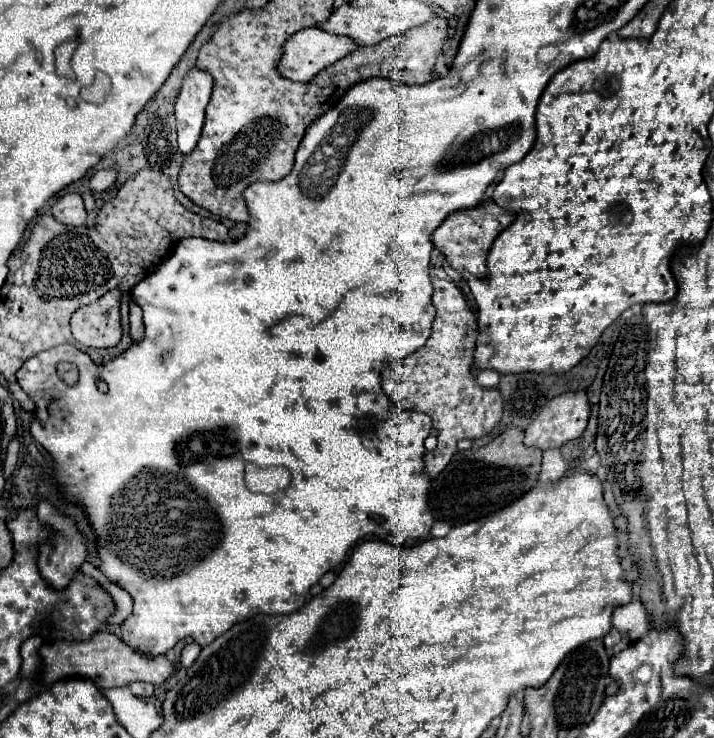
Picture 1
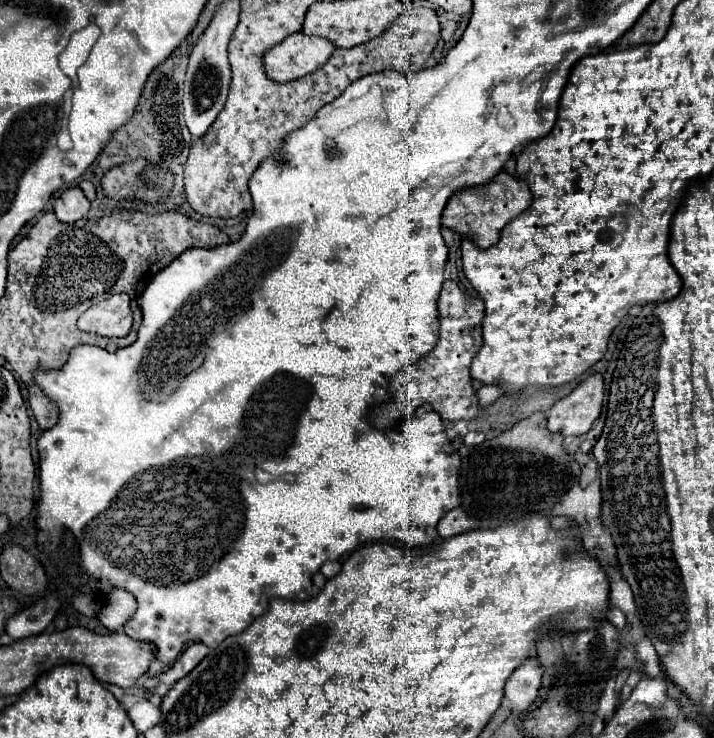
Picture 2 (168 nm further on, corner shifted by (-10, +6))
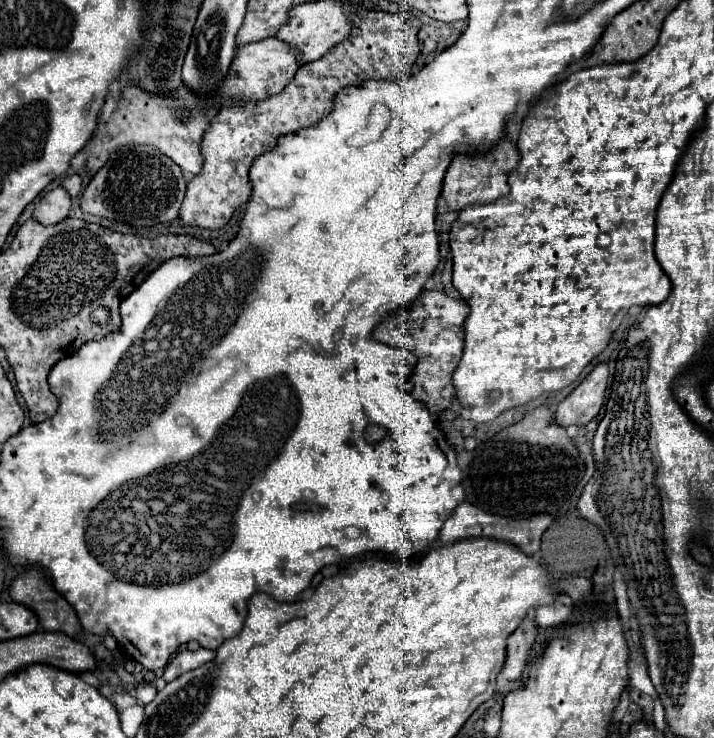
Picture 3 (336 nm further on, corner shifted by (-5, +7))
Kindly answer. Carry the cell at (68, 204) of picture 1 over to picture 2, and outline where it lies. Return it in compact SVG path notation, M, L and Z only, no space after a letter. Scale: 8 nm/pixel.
M67 188L57 200L55 200L55 204L53 204L53 210L55 210L55 214L57 214L57 218L61 220L61 222L75 222L75 220L79 220L79 218L83 218L83 216L87 216L89 214L89 208L91 208L91 204L89 204L89 200L85 198L85 194L83 194L83 190L81 188Z

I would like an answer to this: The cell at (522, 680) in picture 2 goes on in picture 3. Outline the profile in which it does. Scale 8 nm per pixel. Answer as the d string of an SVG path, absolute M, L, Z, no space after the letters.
M526 617L518 629L508 637L506 643L506 663L502 667L502 673L508 681L520 681L522 671L528 669L530 657L532 657L532 647L538 635L538 625Z

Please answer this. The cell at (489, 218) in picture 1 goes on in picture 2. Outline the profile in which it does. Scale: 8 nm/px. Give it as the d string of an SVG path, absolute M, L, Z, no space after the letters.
M501 172L497 174L495 180L491 180L485 186L469 188L453 194L447 208L443 210L443 226L457 232L459 236L469 238L471 242L475 242L477 248L485 250L497 244L503 226L509 224L513 218L517 218L521 212L525 212L531 200L533 200L531 192L523 182L509 176L507 172Z

